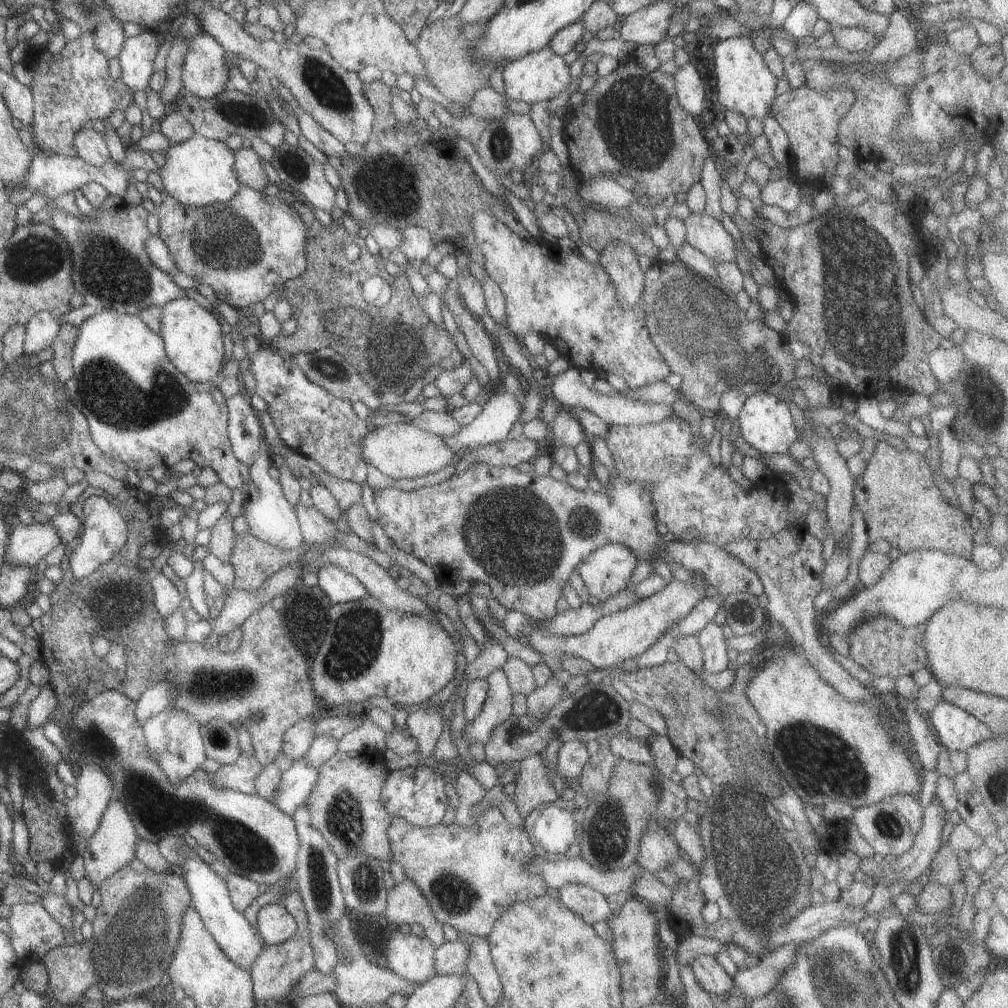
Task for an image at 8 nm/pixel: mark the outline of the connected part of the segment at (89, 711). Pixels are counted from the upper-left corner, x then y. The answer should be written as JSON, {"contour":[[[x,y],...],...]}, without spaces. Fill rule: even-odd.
{"contour":[[[105,689],[100,693],[94,694],[88,701],[75,704],[70,710],[68,716],[68,736],[67,744],[70,749],[77,751],[81,755],[82,764],[85,763],[95,763],[103,767],[107,771],[107,774],[113,779],[113,798],[121,799],[123,801],[124,807],[126,808],[127,814],[130,814],[132,818],[132,823],[134,824],[138,838],[148,843],[157,844],[163,837],[173,835],[176,837],[183,837],[185,840],[191,842],[194,846],[199,846],[207,849],[211,852],[213,858],[222,862],[227,870],[229,870],[233,875],[239,875],[242,877],[247,877],[253,882],[256,882],[258,885],[265,883],[266,885],[273,885],[274,882],[277,882],[279,879],[291,878],[294,870],[296,869],[296,854],[298,852],[298,838],[296,837],[296,830],[294,827],[294,822],[292,818],[281,812],[271,801],[266,801],[264,798],[255,795],[248,795],[245,793],[240,793],[234,790],[229,789],[219,789],[212,785],[210,781],[211,774],[207,774],[201,769],[195,770],[192,772],[185,780],[182,780],[179,784],[171,784],[167,777],[161,772],[161,769],[158,767],[155,761],[151,760],[146,755],[146,746],[143,738],[142,728],[139,726],[139,723],[135,720],[134,717],[134,708],[135,703],[127,698],[125,695],[119,694],[111,689]]]}

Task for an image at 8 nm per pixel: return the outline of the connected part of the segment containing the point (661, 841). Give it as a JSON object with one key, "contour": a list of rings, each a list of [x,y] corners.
{"contour":[[[654,820],[647,823],[637,850],[635,862],[641,870],[651,874],[666,870],[667,863],[681,855],[668,828],[661,828]]]}

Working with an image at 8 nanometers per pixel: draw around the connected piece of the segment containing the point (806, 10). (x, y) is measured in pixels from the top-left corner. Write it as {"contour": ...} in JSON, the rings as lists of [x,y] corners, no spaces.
{"contour":[[[799,1],[779,26],[789,36],[789,40],[800,44],[810,40],[809,34],[817,19],[819,18],[816,13],[816,8],[806,2]]]}

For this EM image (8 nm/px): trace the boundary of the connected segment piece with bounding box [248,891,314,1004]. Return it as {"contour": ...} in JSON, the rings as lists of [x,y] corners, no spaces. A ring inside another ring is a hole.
{"contour":[[[291,892],[279,904],[292,916],[296,917],[296,929],[291,938],[276,945],[266,945],[260,950],[259,956],[250,966],[249,974],[252,982],[252,993],[257,1004],[267,1000],[280,1000],[286,998],[287,992],[308,970],[314,968],[314,958],[309,942],[309,929],[306,912],[302,903],[303,897],[298,892]]]}

